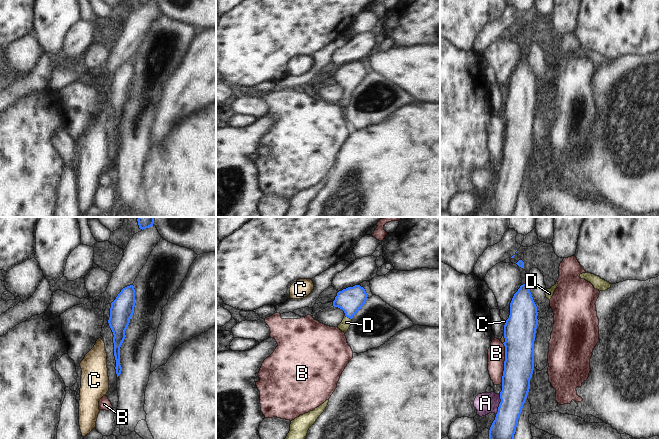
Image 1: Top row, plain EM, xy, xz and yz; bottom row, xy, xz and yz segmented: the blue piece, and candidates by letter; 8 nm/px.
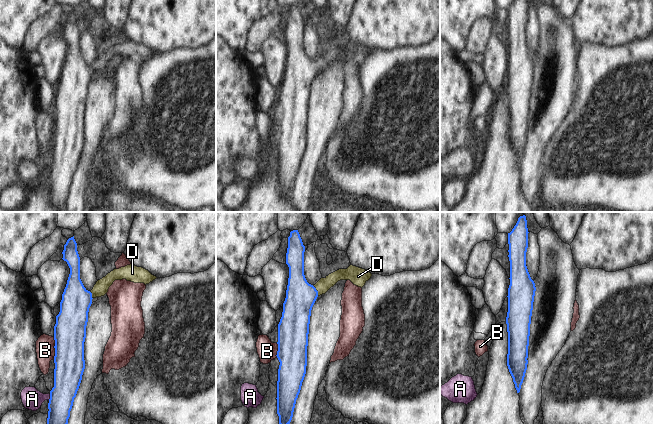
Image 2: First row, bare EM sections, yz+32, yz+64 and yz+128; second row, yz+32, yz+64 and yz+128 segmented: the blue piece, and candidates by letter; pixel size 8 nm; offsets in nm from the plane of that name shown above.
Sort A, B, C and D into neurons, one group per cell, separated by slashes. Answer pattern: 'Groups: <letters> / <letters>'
Groups: A / B / C / D

